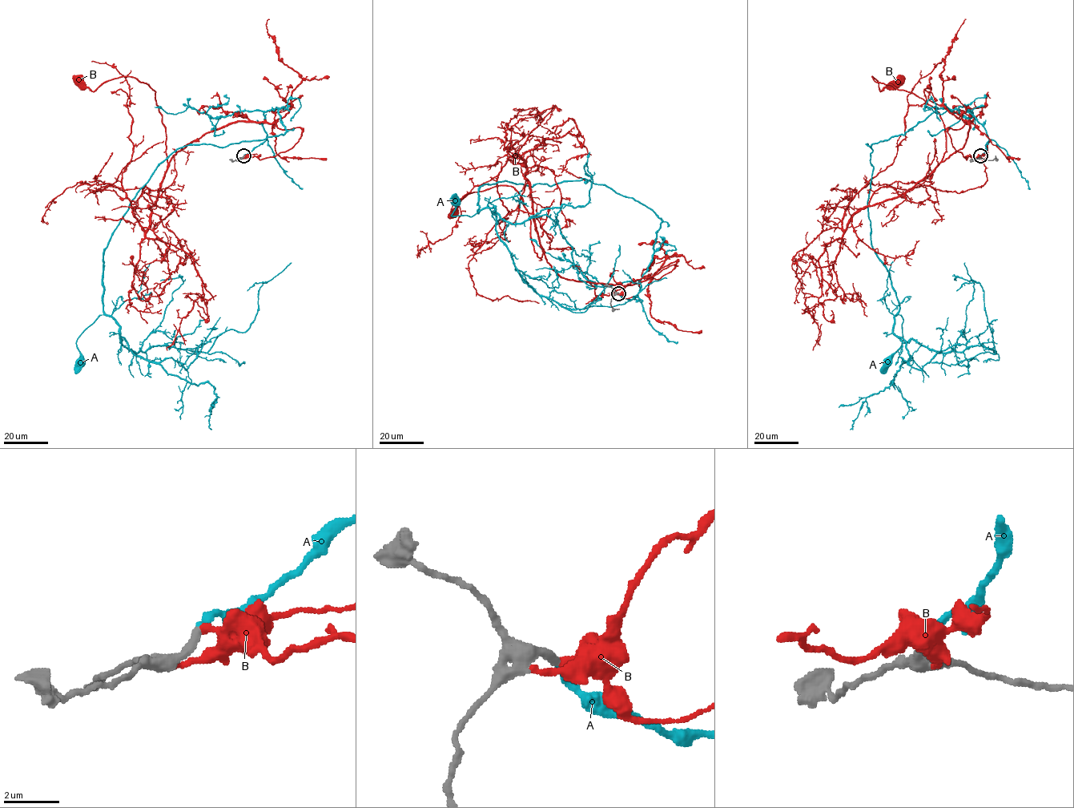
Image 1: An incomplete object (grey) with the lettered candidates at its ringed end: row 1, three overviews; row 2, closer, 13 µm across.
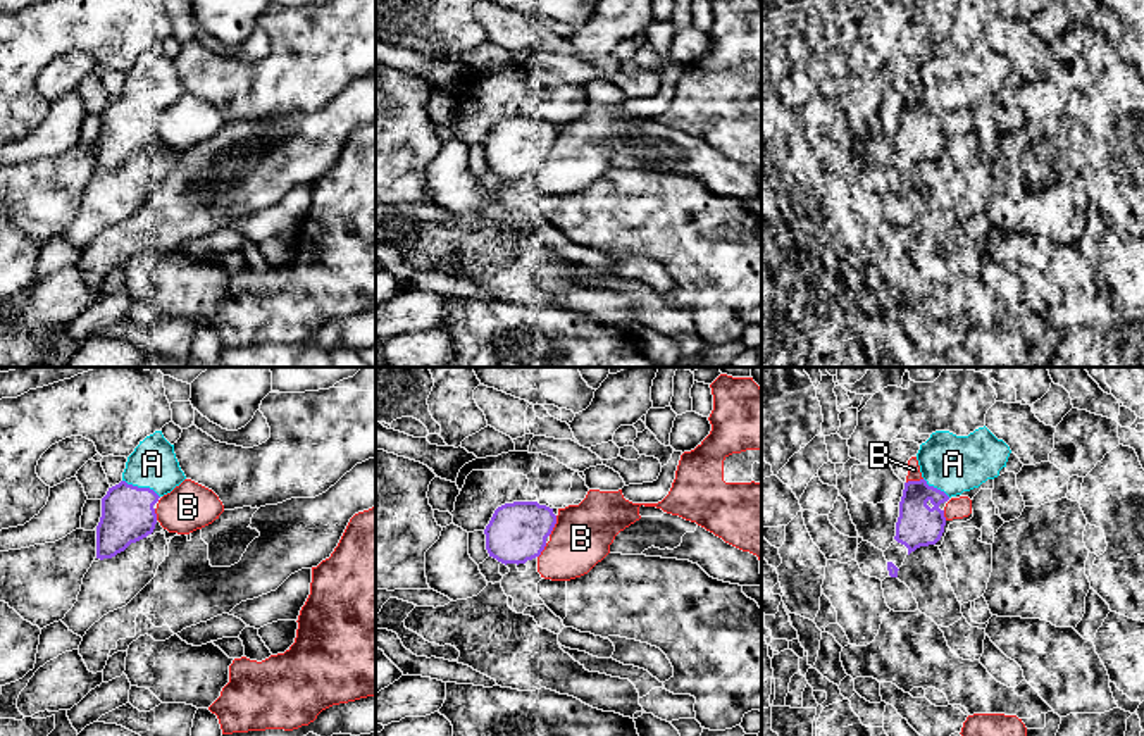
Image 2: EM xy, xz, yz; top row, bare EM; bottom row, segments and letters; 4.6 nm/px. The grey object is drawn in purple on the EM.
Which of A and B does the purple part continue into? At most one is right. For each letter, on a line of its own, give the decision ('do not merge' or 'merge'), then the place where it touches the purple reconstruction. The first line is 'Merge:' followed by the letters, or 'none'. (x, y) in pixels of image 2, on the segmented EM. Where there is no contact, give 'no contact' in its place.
Merge: A
A: merge | xy (142, 488)
B: do not merge | xz (553, 526)

